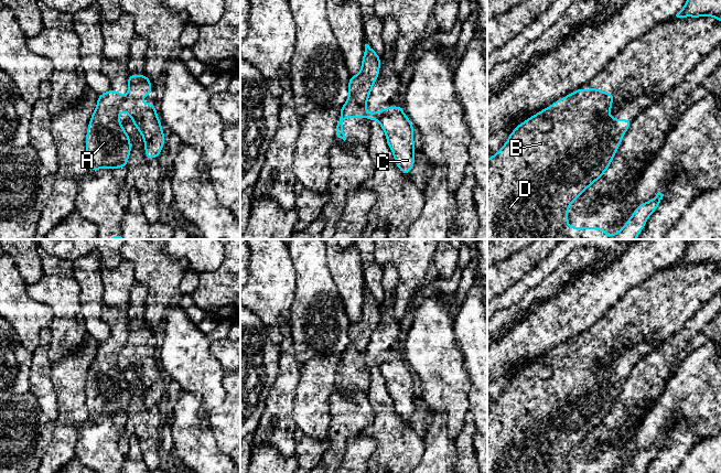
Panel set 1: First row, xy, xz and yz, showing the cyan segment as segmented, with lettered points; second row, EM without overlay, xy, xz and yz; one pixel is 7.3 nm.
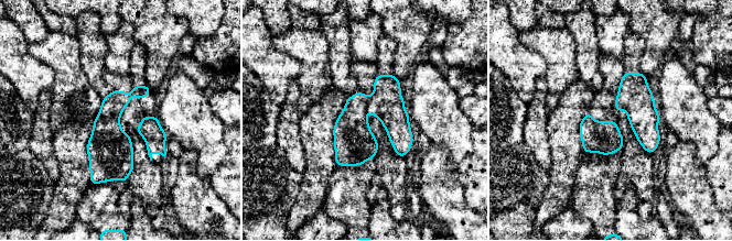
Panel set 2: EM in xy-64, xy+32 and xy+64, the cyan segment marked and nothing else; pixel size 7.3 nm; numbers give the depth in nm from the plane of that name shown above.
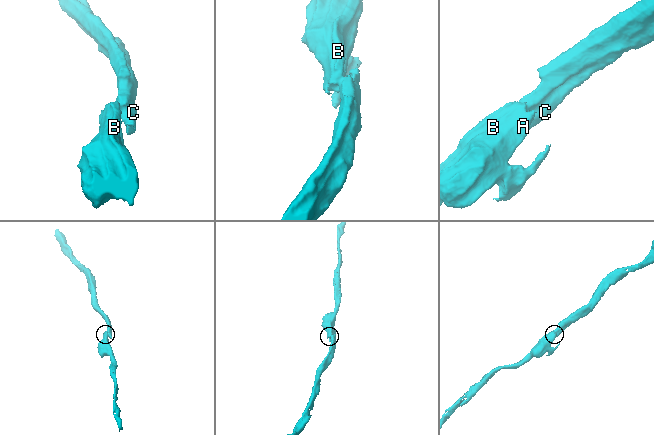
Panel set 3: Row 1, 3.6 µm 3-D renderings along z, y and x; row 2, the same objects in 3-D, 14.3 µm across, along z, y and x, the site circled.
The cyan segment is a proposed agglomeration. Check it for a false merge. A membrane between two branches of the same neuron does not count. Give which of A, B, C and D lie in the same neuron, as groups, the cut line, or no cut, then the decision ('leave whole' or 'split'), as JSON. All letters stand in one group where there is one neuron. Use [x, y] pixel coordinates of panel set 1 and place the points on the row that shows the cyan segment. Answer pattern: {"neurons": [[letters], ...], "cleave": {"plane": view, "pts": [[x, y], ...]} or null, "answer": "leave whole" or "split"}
{"neurons": [["A", "B", "D"], ["C"]], "cleave": {"plane": "xy", "pts": [[125, 97], [118, 111]]}, "answer": "split"}

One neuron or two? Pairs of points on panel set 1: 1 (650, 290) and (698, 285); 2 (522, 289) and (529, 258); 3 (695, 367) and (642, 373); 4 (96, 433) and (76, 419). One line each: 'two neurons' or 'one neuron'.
1: one neuron
2: two neurons
3: two neurons
4: two neurons

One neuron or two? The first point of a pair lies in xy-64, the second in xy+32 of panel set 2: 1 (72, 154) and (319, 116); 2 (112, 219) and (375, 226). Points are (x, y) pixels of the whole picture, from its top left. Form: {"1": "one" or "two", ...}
{"1": "one", "2": "two"}

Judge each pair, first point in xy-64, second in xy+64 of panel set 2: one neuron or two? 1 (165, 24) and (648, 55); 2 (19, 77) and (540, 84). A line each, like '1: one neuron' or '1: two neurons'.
1: one neuron
2: two neurons

